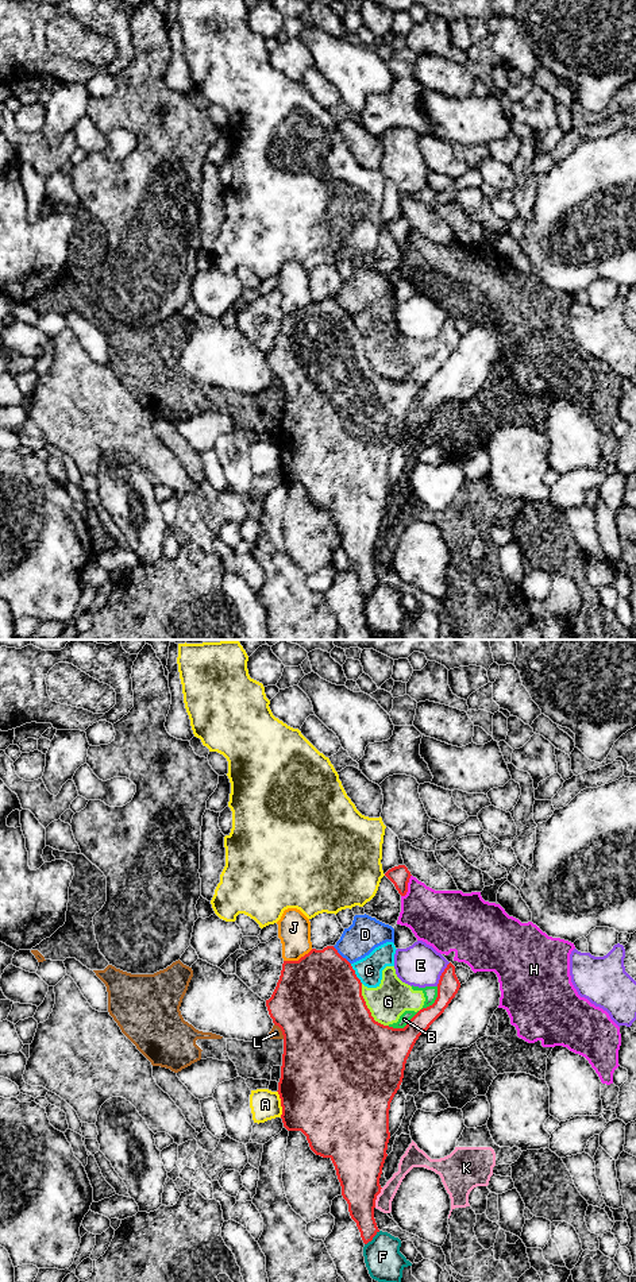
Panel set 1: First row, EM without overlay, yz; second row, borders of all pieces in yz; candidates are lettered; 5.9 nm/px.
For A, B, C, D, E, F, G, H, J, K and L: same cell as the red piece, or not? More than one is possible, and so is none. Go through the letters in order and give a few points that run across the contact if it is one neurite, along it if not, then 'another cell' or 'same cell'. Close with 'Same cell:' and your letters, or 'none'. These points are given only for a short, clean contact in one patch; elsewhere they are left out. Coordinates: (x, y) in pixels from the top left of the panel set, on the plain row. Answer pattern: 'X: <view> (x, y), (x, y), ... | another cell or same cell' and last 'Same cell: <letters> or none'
A: another cell
B: another cell
C: another cell
D: another cell
E: another cell
F: another cell
G: another cell
H: another cell
J: another cell
K: another cell
L: yz (274, 375), (284, 390) | another cell
Same cell: none

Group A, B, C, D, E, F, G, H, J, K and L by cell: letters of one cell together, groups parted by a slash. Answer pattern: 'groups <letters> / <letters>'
groups A / B C G / D / E / F / H / J / K / L

